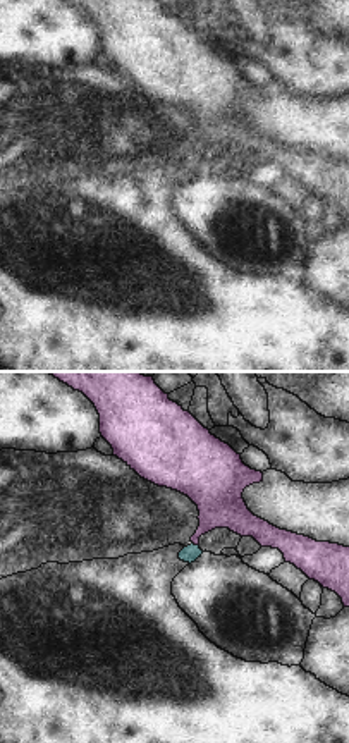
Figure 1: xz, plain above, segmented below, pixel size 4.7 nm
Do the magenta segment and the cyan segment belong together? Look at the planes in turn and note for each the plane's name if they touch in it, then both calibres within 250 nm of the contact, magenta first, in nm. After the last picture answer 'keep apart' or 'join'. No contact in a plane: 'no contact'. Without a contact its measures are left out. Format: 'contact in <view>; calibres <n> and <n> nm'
contact in xz; calibres 220 and 80 nm

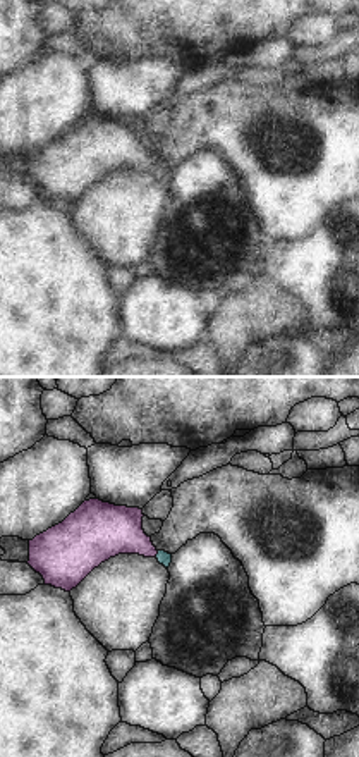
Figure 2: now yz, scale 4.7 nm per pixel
contact in yz; calibres 240 and 70 nm

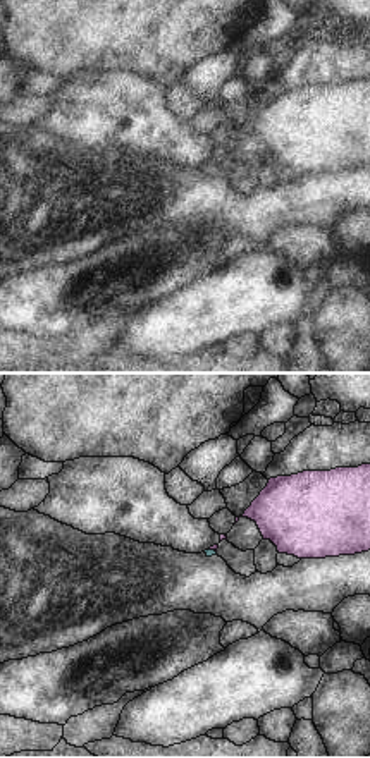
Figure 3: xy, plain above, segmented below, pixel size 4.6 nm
contact in xy; calibres 20 and 40 nm

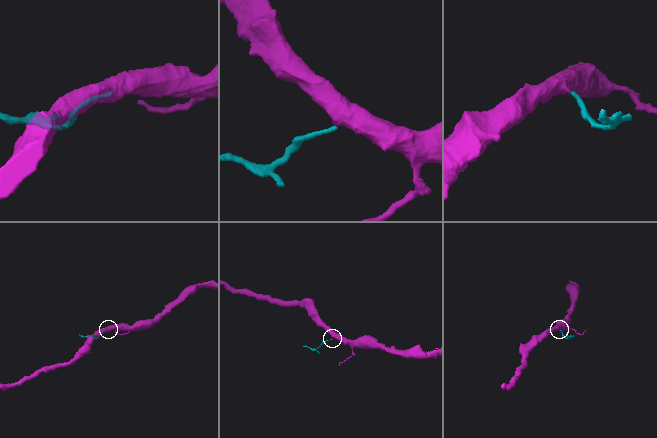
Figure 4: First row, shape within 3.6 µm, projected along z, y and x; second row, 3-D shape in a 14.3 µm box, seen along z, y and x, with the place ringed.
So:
join

